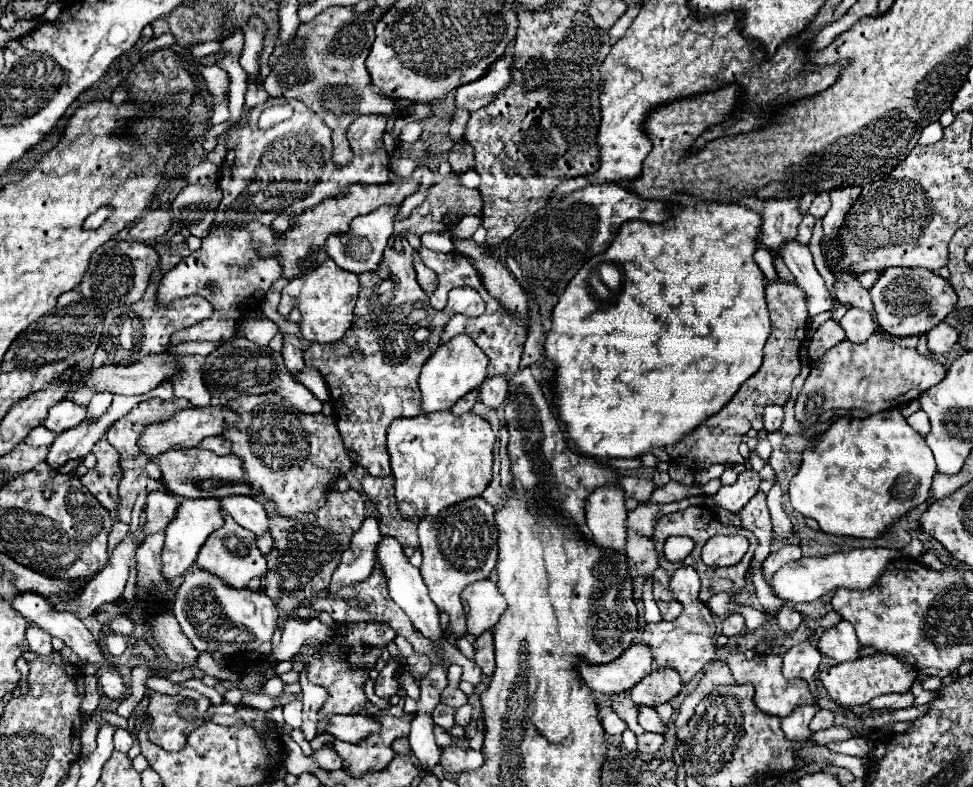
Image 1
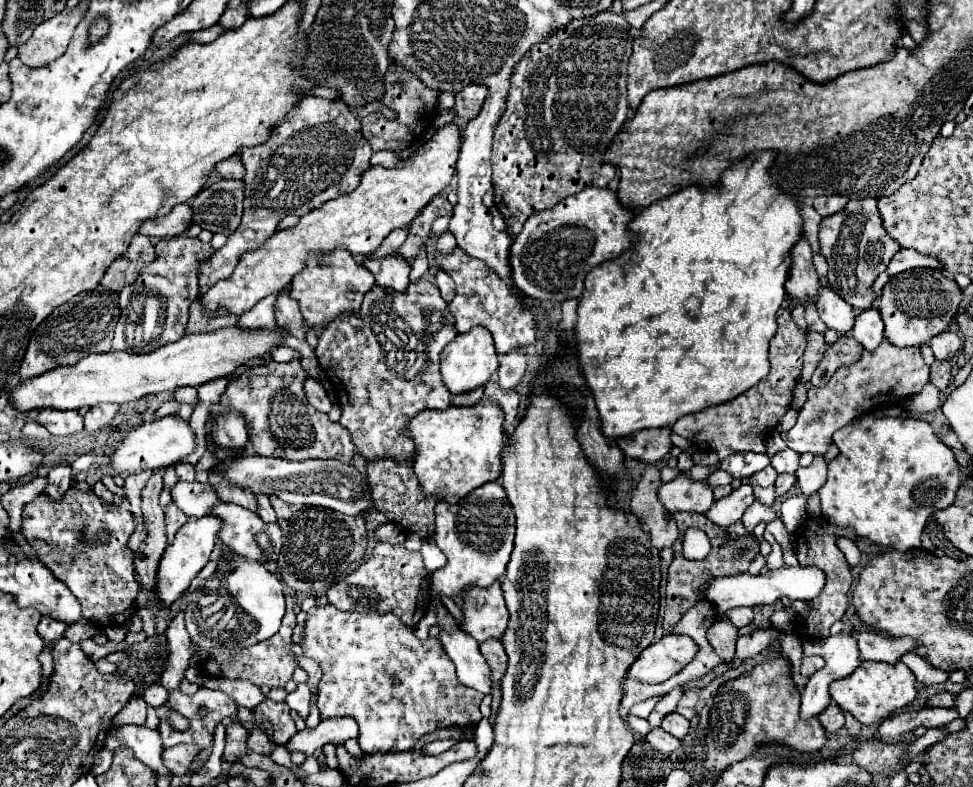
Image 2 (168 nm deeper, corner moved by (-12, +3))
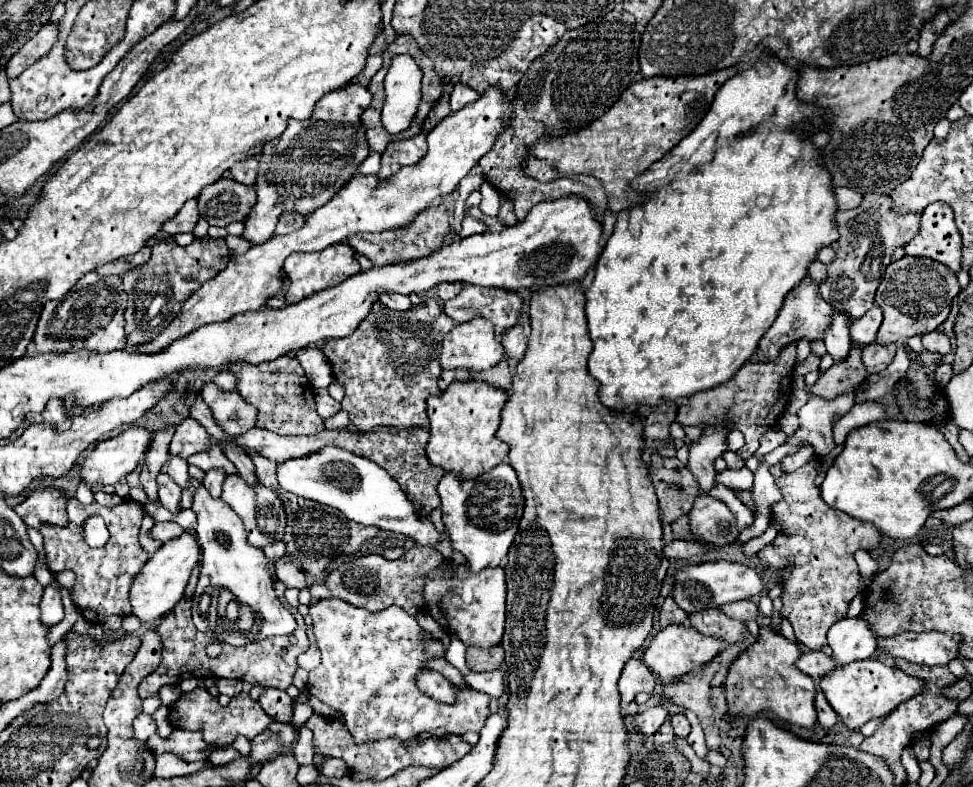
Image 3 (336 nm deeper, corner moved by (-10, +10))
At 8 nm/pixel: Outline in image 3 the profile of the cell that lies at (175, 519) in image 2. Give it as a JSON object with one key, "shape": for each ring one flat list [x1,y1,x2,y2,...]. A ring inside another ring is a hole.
{"shape":[[167,473,157,475,157,485,159,485,161,505,169,509,173,515,177,515,181,511,181,487]]}

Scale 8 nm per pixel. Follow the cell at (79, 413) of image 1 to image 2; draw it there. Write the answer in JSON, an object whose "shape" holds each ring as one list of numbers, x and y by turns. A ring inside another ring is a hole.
{"shape":[[41,410,37,422,45,426,53,436,71,436,83,430,83,416,75,410,67,410,65,414,53,414,53,410]]}

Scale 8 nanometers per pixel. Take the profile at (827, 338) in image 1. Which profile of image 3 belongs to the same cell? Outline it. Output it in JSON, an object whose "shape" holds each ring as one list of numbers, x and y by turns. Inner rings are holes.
{"shape":[[853,345,847,361,833,363,829,369,819,371,819,379,811,387,811,393,825,397,825,399,833,399,839,393,859,387,865,379,867,379,867,373,861,363,861,349]]}

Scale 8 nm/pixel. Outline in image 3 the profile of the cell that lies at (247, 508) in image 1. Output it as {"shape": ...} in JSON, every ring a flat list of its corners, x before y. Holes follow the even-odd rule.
{"shape":[[211,447,211,449,207,449,205,453,191,455,191,463,197,465,199,469,203,469,203,471,223,469,227,475,237,475,235,465,227,459,227,455,223,455,223,451,221,451,219,447]]}

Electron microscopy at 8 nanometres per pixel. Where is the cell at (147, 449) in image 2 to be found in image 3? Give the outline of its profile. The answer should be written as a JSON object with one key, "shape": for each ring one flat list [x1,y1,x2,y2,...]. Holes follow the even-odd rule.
{"shape":[[129,427,121,435,101,441,85,459,81,479,93,487,95,483,117,483,143,463,153,431,145,427]]}

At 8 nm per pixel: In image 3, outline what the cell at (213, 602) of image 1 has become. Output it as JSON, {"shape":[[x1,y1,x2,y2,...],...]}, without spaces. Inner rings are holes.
{"shape":[[203,487,197,489,195,499,193,499,193,511,197,513,197,535,199,535,199,543,203,549,203,561,201,561,201,569,199,569,199,583,195,587,195,595,193,595,193,621,197,625,199,631,205,631,205,617,199,611,199,599,201,595,219,595,221,589,227,589,233,599,229,601,229,605,225,607,225,615,217,617,215,627,213,627,213,637,217,641,229,643,229,645,245,645,251,641,259,641,259,639,267,639,273,635,289,635,295,631,297,621,295,617,281,605,281,601,277,599,275,591,273,591,273,581,275,581,275,567,273,563,265,557,265,553,257,547,251,547,247,543,247,535,243,529,241,519,221,501,221,499,213,499]]}

